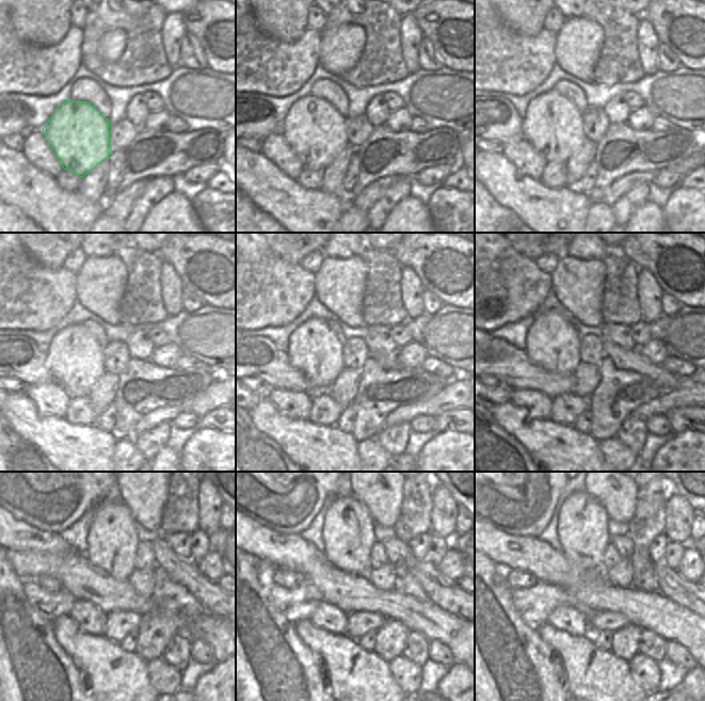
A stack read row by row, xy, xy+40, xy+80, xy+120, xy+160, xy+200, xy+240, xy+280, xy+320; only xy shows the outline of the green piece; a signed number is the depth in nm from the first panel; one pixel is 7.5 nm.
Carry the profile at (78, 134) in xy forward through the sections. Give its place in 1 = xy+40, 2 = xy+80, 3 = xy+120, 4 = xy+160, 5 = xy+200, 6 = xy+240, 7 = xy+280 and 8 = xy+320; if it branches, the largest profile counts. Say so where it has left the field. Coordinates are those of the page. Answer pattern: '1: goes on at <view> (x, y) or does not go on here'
1: goes on at xy+40 (314, 128)
2: goes on at xy+80 (553, 125)
3: goes on at xy+120 (75, 357)
4: goes on at xy+160 (314, 349)
5: goes on at xy+200 (553, 344)
6: goes on at xy+240 (112, 539)
7: goes on at xy+280 (348, 535)
8: goes on at xy+320 (582, 525)

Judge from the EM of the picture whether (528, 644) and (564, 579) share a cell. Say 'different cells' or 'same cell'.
different cells

